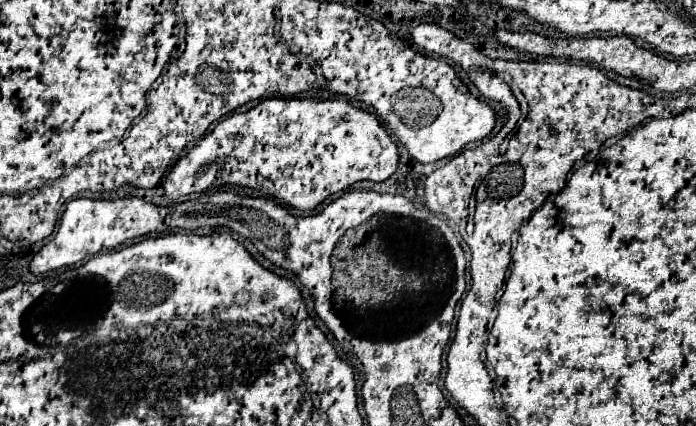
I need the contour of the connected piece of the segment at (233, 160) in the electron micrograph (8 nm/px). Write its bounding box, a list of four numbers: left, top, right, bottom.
[162,98,398,210]

